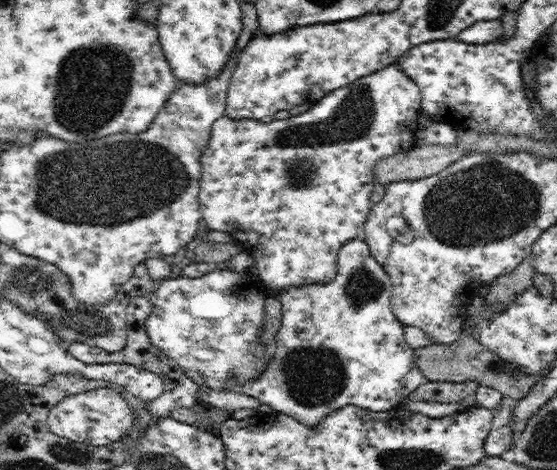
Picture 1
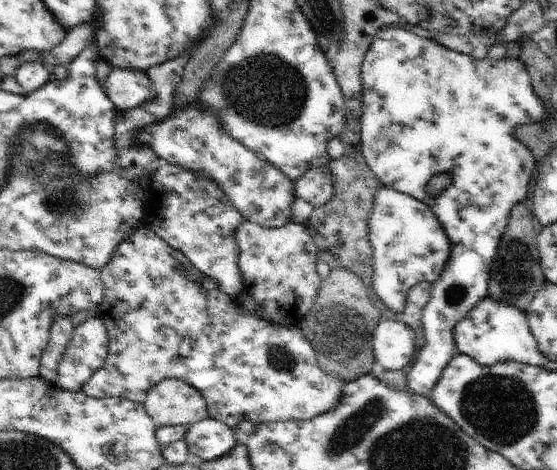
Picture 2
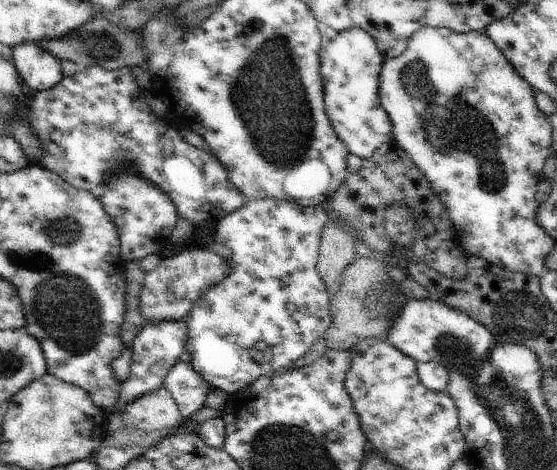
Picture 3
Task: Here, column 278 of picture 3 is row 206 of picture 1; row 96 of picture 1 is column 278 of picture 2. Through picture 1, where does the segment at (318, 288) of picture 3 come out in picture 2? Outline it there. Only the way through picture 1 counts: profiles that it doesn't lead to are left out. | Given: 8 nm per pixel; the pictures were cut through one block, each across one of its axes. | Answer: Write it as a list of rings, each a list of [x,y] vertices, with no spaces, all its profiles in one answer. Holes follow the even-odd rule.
[[[140,226],[138,230],[129,234],[117,247],[112,260],[101,268],[101,279],[105,289],[102,302],[97,306],[97,316],[102,319],[109,336],[109,349],[104,364],[98,369],[81,388],[88,396],[94,398],[108,398],[117,396],[127,398],[137,403],[146,400],[148,391],[164,379],[178,379],[193,386],[200,392],[207,402],[209,416],[226,426],[236,430],[242,421],[252,421],[255,425],[272,421],[285,421],[294,419],[305,421],[322,414],[324,411],[335,409],[344,390],[345,382],[337,376],[336,372],[324,372],[317,361],[317,354],[312,343],[305,337],[302,328],[298,325],[285,325],[284,323],[270,322],[260,313],[247,311],[242,307],[239,299],[231,298],[220,285],[209,276],[201,273],[187,258],[167,242],[164,242],[153,230]]]

